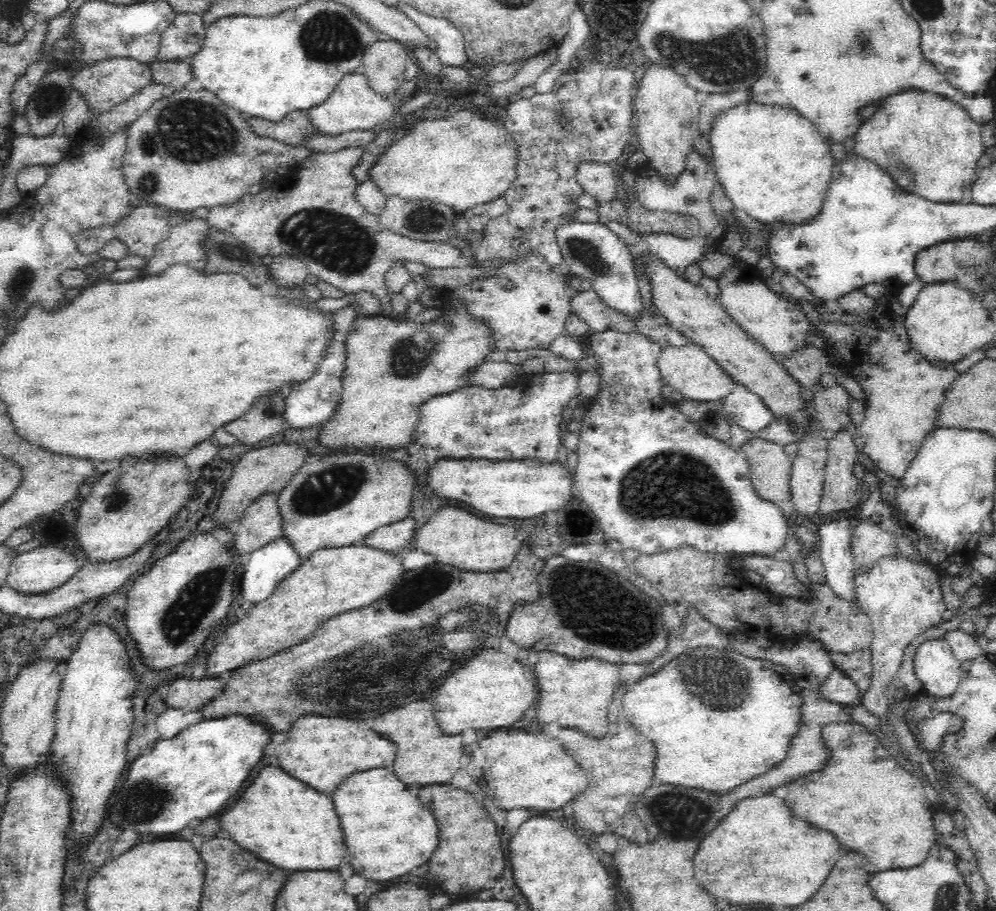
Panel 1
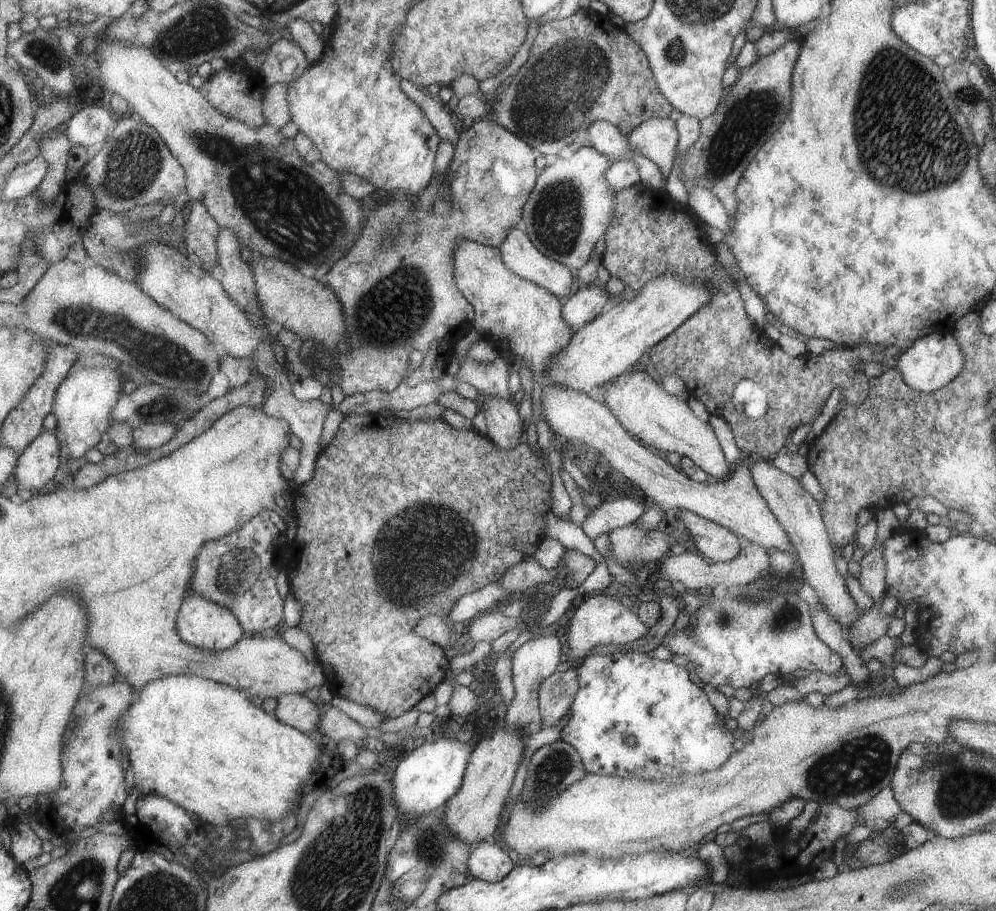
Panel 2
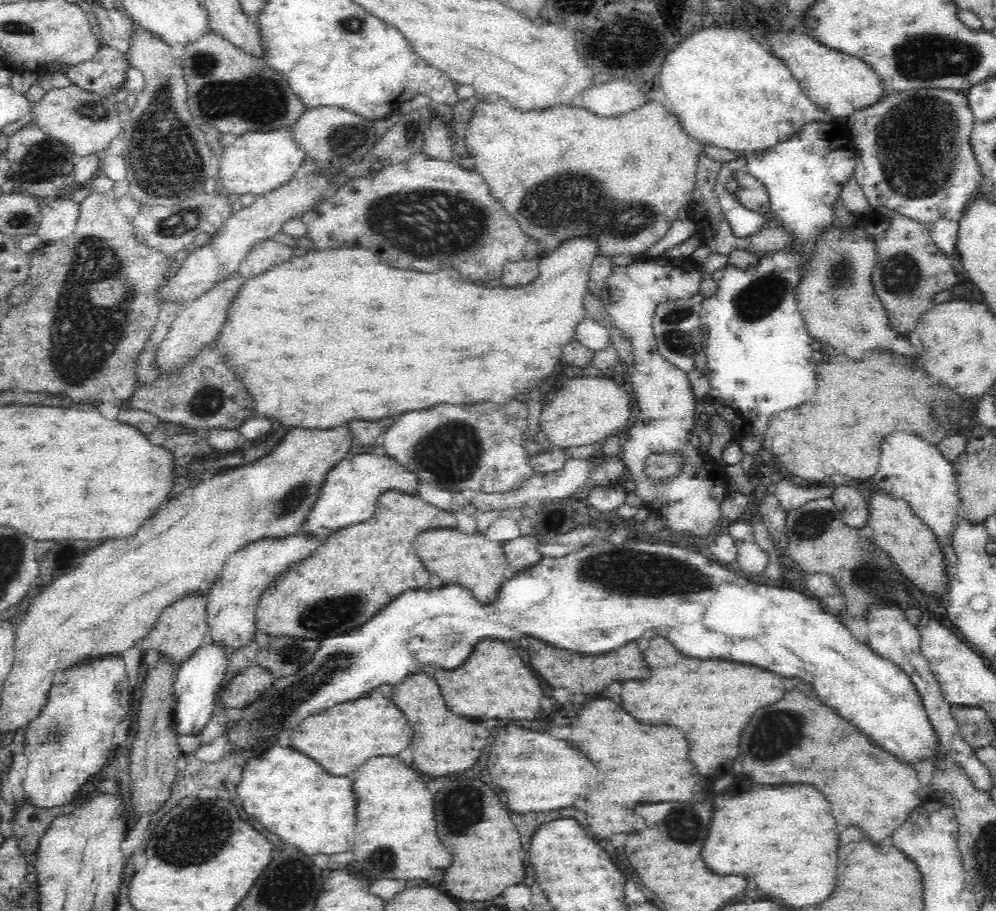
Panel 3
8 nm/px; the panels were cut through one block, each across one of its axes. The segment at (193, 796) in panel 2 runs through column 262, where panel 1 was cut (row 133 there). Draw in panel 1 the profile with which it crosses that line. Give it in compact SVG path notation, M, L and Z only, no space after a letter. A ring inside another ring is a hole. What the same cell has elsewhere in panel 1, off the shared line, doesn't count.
M750 100L748 104L736 104L718 110L712 116L712 128L708 130L708 134L712 144L714 172L724 194L732 200L734 210L744 210L746 214L750 214L752 218L760 218L762 222L804 222L822 208L820 202L832 174L834 158L830 156L830 146L822 142L824 138L814 128L816 124L798 112L800 110L796 108Z

